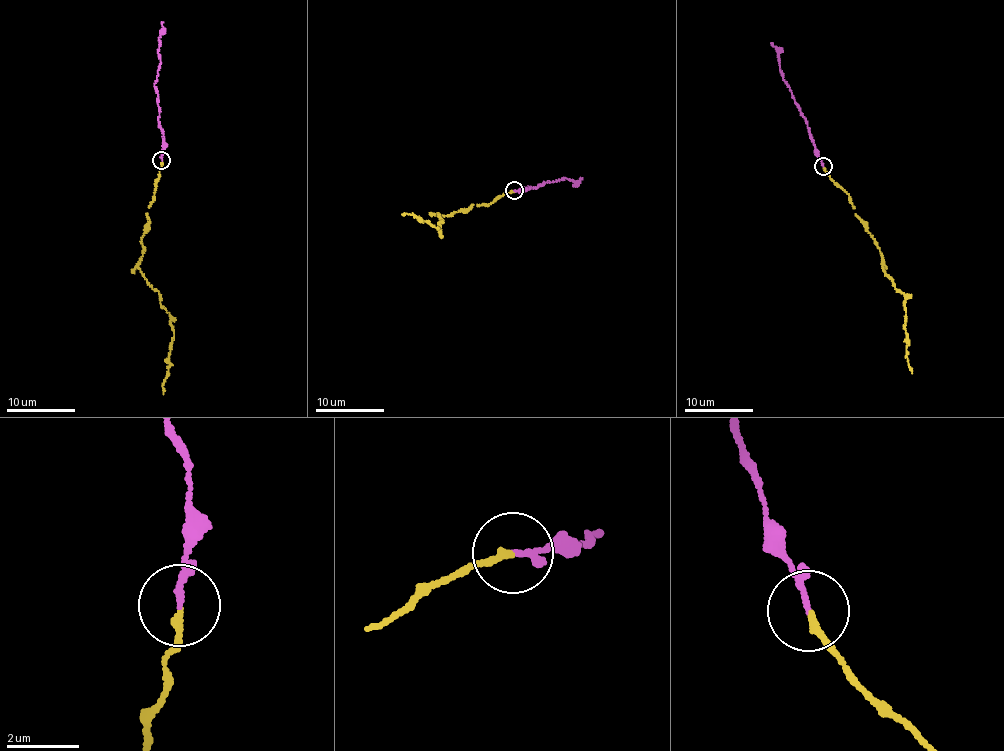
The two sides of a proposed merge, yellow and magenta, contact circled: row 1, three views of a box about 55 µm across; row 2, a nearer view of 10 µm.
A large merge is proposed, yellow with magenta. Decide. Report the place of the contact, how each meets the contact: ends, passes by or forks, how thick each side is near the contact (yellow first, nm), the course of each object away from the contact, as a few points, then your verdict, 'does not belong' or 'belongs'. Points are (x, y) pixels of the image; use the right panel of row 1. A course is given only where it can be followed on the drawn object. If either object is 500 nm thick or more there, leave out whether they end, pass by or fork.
at (823, 166); yellow ends there; magenta ends there; 170 nm thick on the yellow side, 150 nm on the other; yellow runs (823, 166), (830, 179), (849, 195), (855, 215), (877, 246), (884, 272), (905, 297), (906, 355), (912, 373); magenta runs (823, 166), (810, 128), (783, 80), (779, 50), (770, 43); belongs

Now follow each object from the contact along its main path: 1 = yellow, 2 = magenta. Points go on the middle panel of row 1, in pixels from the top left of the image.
1: (514, 191), (488, 205), (473, 204), (450, 215), (437, 213), (443, 221), (439, 231), (414, 215), (401, 214)
2: (514, 191), (542, 186), (561, 178), (575, 183), (582, 178)

